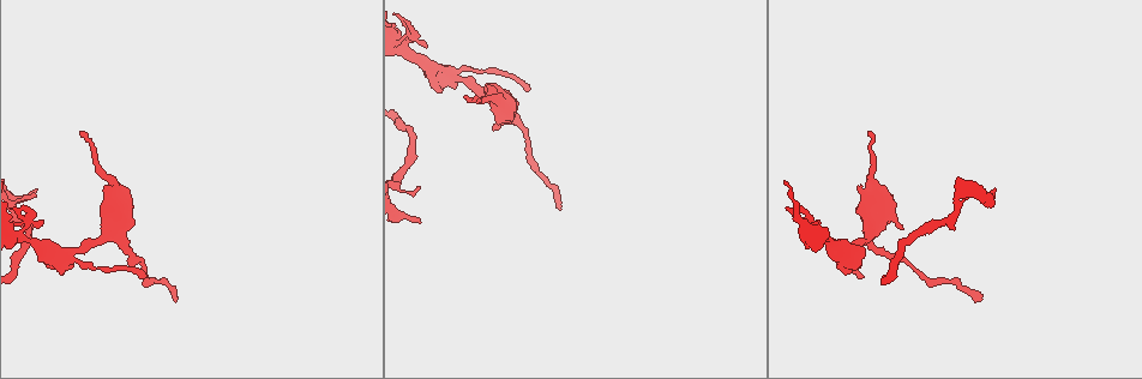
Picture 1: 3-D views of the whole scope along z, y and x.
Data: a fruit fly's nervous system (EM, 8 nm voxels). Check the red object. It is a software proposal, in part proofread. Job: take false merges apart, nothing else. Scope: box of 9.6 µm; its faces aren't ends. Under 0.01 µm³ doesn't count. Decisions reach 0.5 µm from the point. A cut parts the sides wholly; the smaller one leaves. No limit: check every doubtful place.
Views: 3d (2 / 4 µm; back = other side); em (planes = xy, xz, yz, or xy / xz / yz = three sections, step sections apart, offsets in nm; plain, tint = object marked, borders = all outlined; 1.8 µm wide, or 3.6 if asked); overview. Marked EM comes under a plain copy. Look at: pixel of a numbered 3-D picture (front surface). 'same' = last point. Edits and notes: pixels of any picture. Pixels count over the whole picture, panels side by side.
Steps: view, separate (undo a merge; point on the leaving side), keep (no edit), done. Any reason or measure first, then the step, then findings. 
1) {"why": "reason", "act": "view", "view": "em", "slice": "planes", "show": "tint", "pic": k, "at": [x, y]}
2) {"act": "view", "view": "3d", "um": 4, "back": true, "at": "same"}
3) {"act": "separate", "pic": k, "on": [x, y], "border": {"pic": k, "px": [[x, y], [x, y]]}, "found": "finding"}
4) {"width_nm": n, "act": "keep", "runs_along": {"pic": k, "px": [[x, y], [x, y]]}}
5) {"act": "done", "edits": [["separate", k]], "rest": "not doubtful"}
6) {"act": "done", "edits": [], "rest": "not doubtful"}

{"why": "three arms meet", "act": "view", "view": "3d", "um": 2, "pic": 1, "at": [437, 73]}

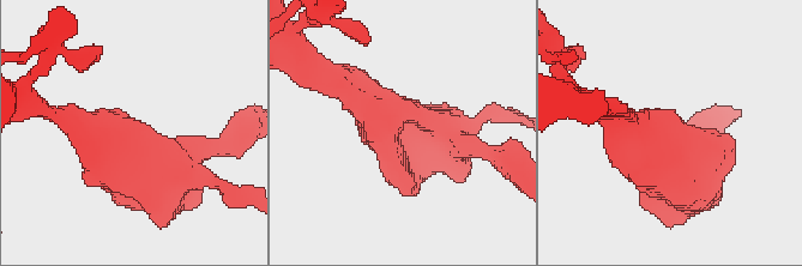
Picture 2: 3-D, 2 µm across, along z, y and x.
{"arms": 3, "act": "view", "view": "em", "slice": "yz", "step": 16, "show": "tint", "pic": 2, "at": [662, 166]}

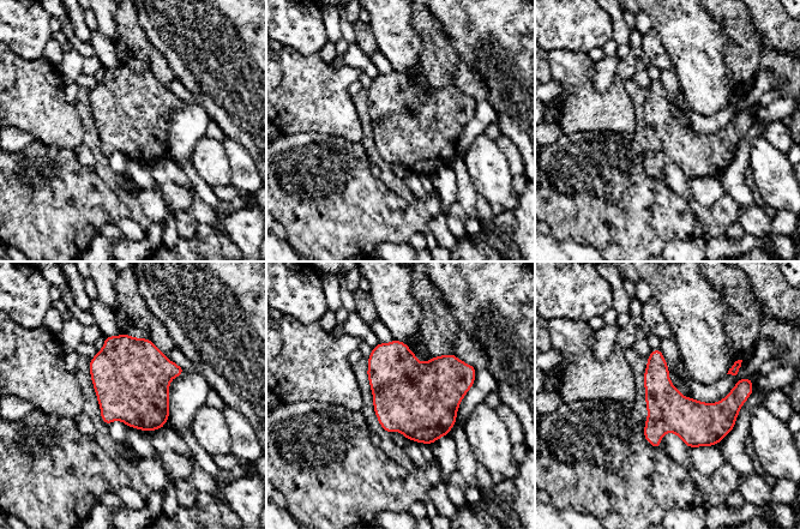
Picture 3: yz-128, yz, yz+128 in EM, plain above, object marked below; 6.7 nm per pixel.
{"why": "another direction", "act": "view", "view": "em", "slice": "planes", "show": "tint", "at": "same"}

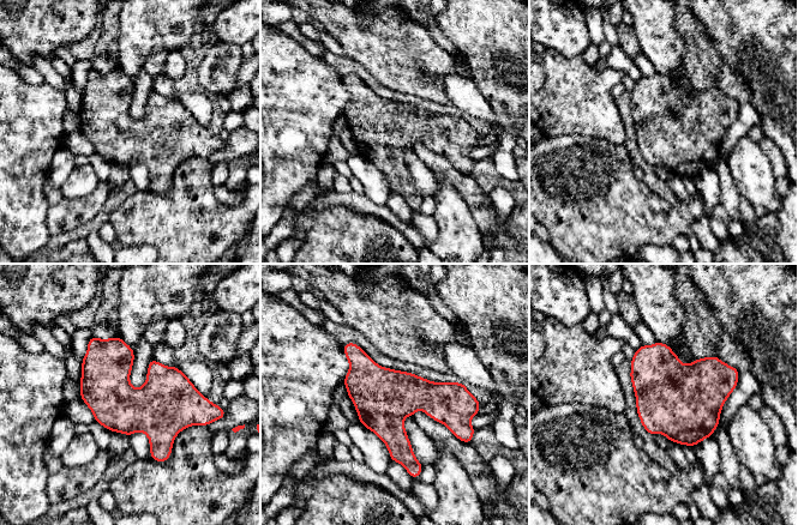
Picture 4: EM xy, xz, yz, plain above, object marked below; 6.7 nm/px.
{"width_nm": 340, "act": "keep", "found": "one cell here"}

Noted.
{"why": "three arms meet", "act": "view", "view": "em", "slice": "xy", "step": 4, "show": "tint", "pic": 1, "at": [98, 244]}

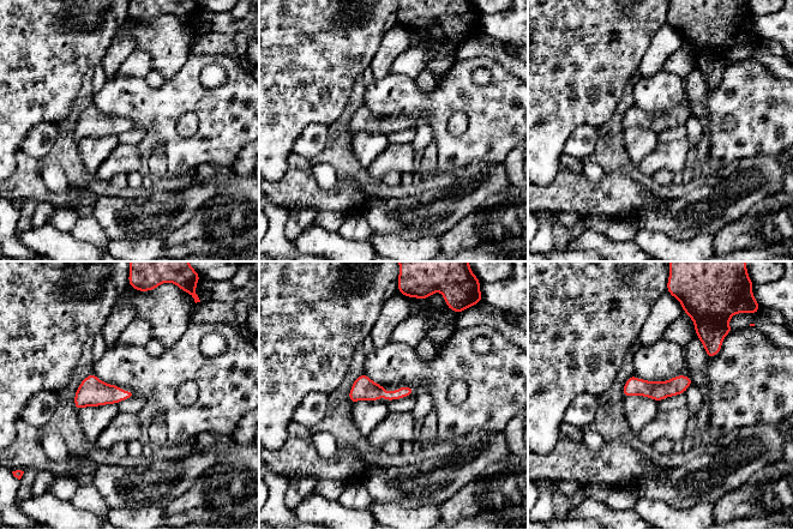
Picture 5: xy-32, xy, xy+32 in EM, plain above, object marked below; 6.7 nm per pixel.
{"width_nm": 130, "act": "keep", "runs_along": {"pic": 5, "px": [[688, 380], [668, 389], [625, 390]]}, "found": "all the same cell"}

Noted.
{"why": "arms run side by side", "act": "view", "view": "3d", "um": 4, "pic": 1, "at": [820, 236]}

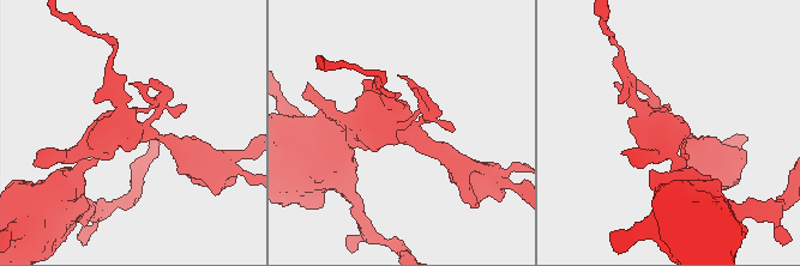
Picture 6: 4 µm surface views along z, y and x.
{"why": "now the EM", "act": "view", "view": "em", "slice": "xy", "step": 16, "show": "tint", "pic": 6, "at": [410, 130]}

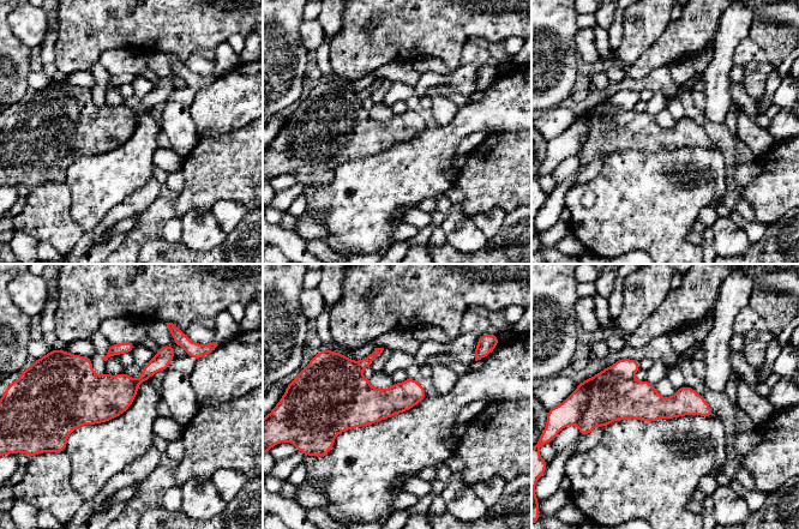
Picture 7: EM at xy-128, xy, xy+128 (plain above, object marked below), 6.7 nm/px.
{"act": "separate", "pic": 7, "on": [569, 412], "border": {"pic": 7, "px": [[589, 379], [586, 408]]}, "found": "two cells meet here"}

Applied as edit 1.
{"act": "done", "edits": [["separate", 7]], "rest": "not doubtful"}

